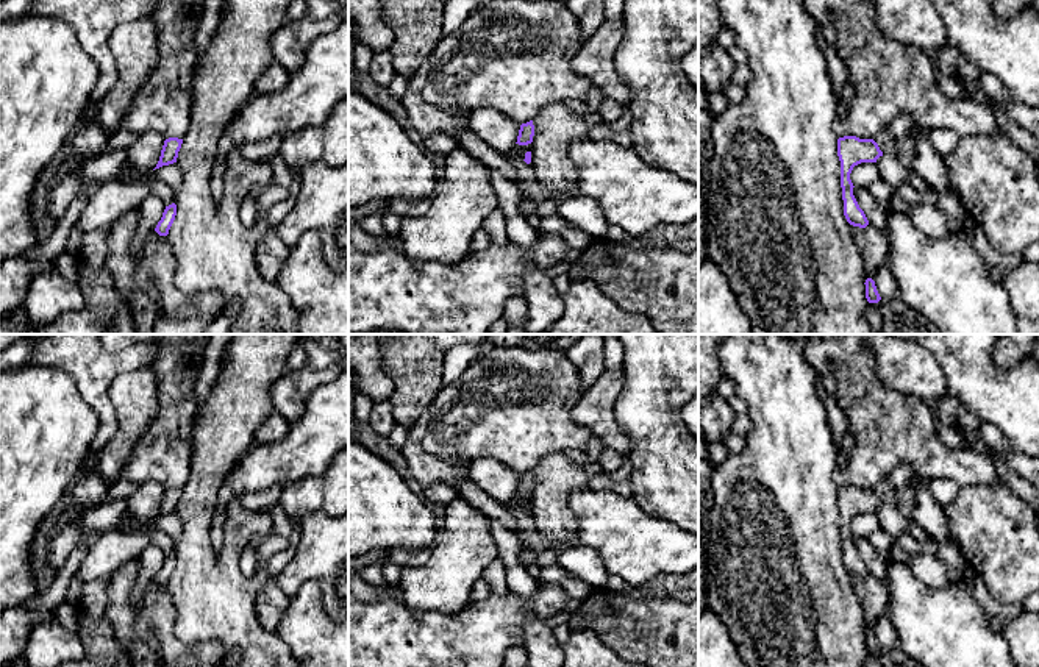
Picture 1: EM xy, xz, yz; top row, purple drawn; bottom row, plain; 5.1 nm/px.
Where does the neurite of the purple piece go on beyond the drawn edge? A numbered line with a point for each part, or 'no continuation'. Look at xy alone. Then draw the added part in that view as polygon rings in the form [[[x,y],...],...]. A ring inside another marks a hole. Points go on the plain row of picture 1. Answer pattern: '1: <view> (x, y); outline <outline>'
no continuation

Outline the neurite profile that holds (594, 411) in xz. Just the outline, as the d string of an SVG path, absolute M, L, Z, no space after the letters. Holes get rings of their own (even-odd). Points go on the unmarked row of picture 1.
M623 366L606 369L605 373L586 391L572 409L573 420L598 437L605 448L628 456L631 439L616 420L616 401L623 389Z

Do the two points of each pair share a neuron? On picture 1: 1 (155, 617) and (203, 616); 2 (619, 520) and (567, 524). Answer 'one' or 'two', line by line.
1: two
2: two

